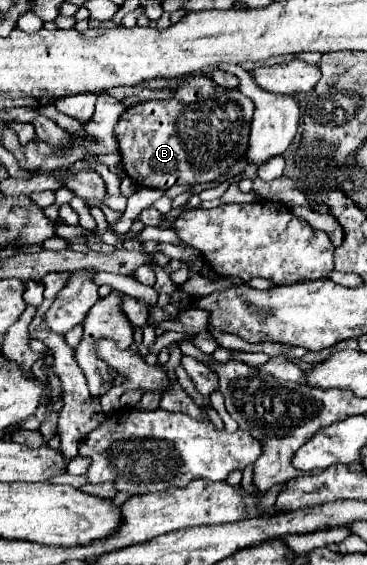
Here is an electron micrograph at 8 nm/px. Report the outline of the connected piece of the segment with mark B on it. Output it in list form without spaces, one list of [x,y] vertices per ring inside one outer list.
[[[203,74],[187,76],[171,92],[173,96],[167,100],[149,100],[129,106],[115,126],[115,136],[121,144],[123,168],[137,186],[167,190],[175,184],[211,182],[225,176],[241,156],[247,156],[253,118],[253,102],[249,98],[245,98],[237,88],[223,88]]]

